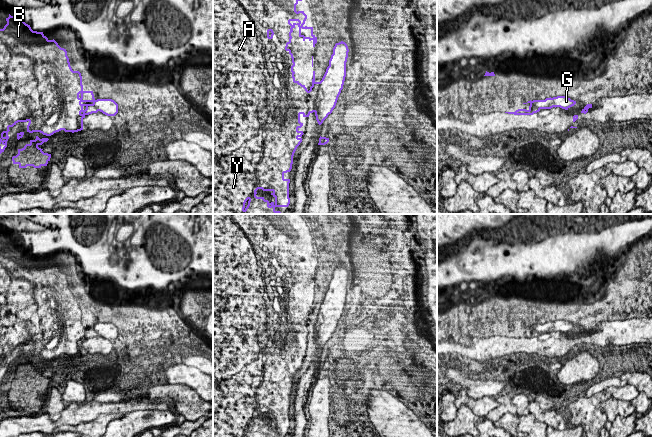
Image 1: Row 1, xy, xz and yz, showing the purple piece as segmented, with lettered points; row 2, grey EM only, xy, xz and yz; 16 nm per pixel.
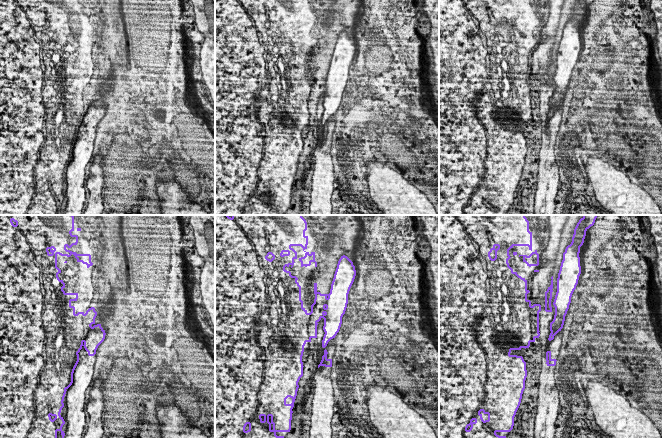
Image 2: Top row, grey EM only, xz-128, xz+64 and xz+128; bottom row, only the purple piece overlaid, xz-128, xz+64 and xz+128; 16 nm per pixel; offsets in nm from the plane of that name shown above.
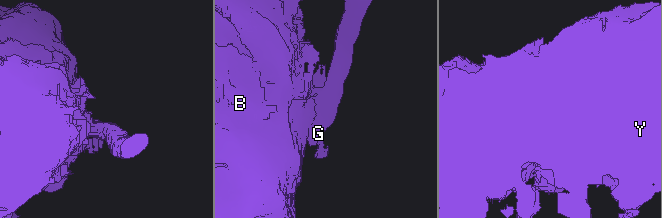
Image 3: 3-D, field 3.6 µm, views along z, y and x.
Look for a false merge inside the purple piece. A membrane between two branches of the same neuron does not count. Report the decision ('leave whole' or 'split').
split

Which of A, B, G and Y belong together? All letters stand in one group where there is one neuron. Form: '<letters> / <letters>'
A B Y / G

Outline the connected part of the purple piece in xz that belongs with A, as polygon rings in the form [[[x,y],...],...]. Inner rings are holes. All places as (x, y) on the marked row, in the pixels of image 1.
[[[213,0],[213,214],[282,214],[276,211],[276,207],[288,207],[290,179],[285,179],[284,174],[290,172],[293,164],[293,156],[297,147],[302,142],[303,131],[298,129],[303,126],[300,122],[300,115],[309,117],[315,111],[315,99],[320,89],[320,82],[315,81],[313,71],[312,86],[308,91],[305,85],[295,80],[293,67],[294,57],[288,45],[291,43],[291,33],[297,25],[299,37],[303,41],[313,41],[313,47],[317,43],[317,37],[313,34],[313,27],[303,26],[307,19],[304,11],[296,11],[296,5],[302,0]],[[257,190],[271,191],[275,198],[274,202],[265,200],[264,197],[257,197]]]

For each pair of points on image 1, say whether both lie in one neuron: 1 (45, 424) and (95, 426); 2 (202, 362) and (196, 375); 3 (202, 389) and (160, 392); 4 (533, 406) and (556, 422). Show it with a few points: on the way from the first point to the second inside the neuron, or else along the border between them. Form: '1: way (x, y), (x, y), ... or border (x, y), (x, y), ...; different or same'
1: border (84, 421), (78, 424), (61, 424), (55, 427); different
2: border (184, 363), (197, 367), (202, 372); different
3: border (172, 384), (185, 384), (192, 388), (202, 399); different
4: way (539, 412), (543, 416), (550, 417); same

